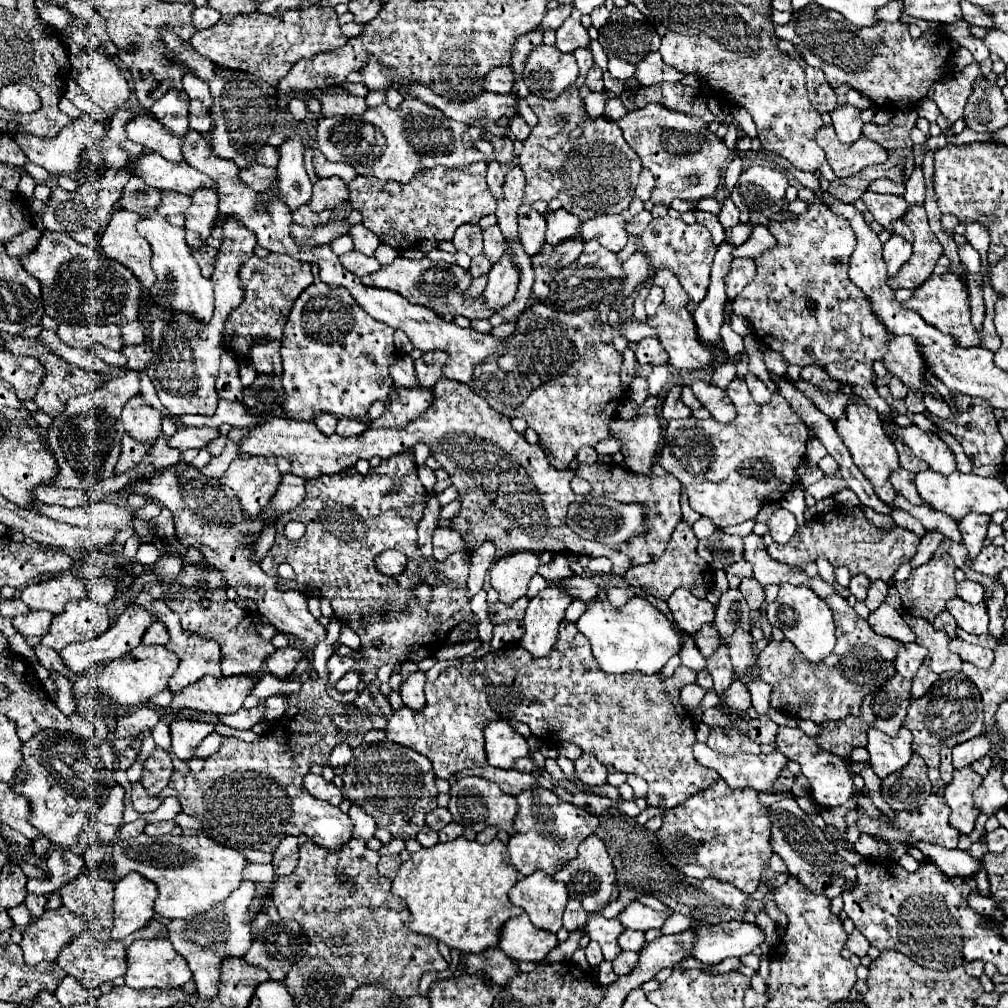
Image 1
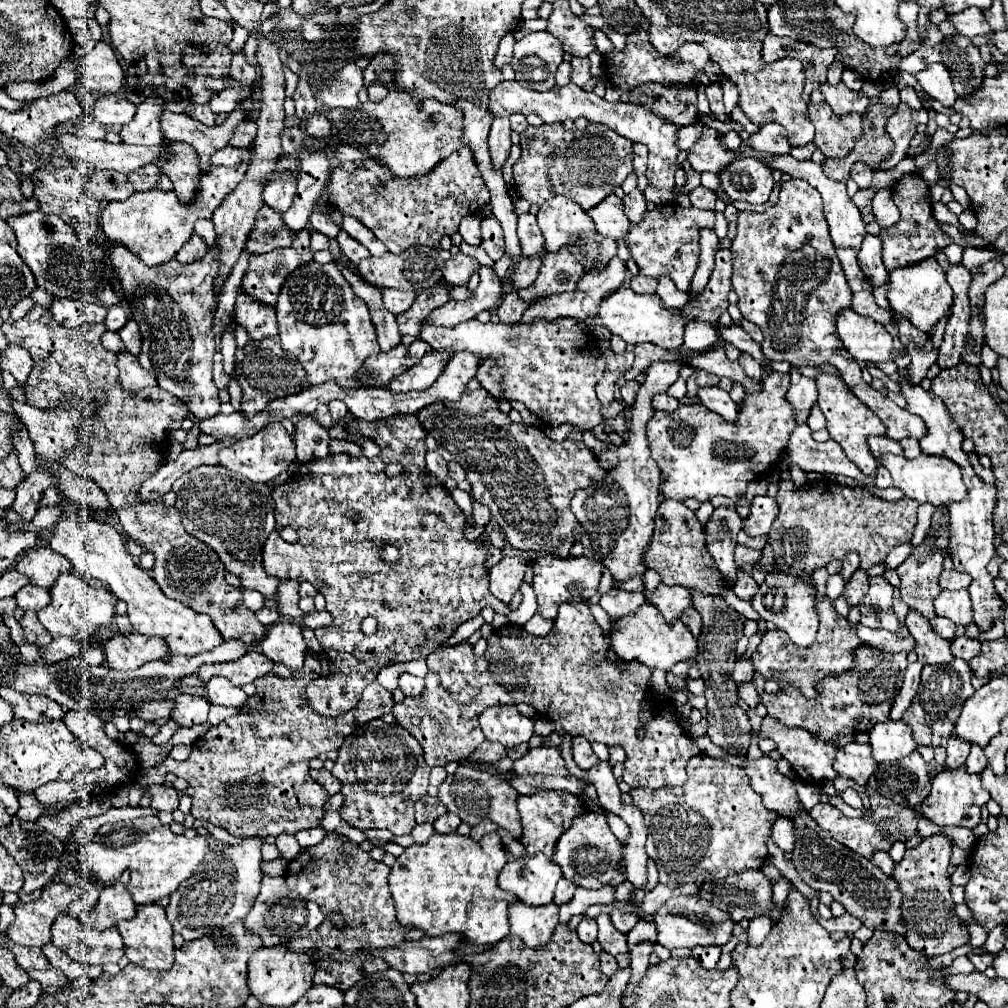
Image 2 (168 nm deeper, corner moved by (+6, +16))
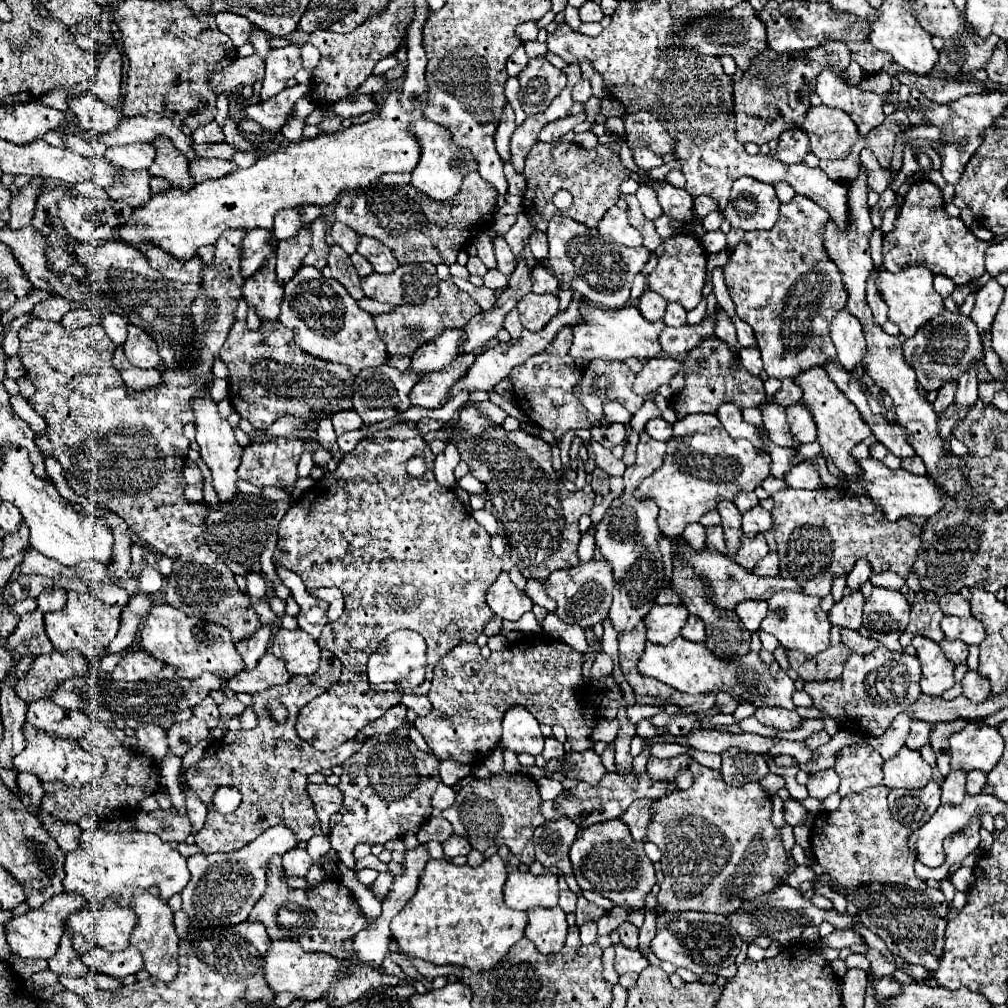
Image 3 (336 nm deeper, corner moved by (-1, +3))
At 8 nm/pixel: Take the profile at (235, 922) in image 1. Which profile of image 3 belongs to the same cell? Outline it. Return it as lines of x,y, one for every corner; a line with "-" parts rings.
276,825
266,829
260,837
256,837
250,845
230,851
230,853
198,853
188,859
190,883
186,885
186,893
182,891
182,909
188,913
192,927
204,929
210,925
236,925
248,919
252,907
262,897
266,889
266,865
272,855
284,855
286,851
298,845
292,829
284,825

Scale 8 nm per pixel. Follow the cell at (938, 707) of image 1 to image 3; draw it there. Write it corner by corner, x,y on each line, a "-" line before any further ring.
912,721
910,735
906,739
906,747
908,749
920,749
922,745
928,745
928,733
930,733
930,723

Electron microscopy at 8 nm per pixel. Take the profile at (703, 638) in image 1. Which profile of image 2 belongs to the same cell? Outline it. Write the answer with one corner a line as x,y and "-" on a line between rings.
690,606
683,612
681,620
689,626
689,630
691,630
691,634
693,634
695,638
701,634
701,616
699,616
699,612
697,612
693,606

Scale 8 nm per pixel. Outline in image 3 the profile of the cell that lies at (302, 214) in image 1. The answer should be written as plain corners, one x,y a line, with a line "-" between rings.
334,223
330,235
334,237
334,243
340,245
348,255
356,253
356,247
358,247
358,243
360,243
360,235
356,235
348,225

